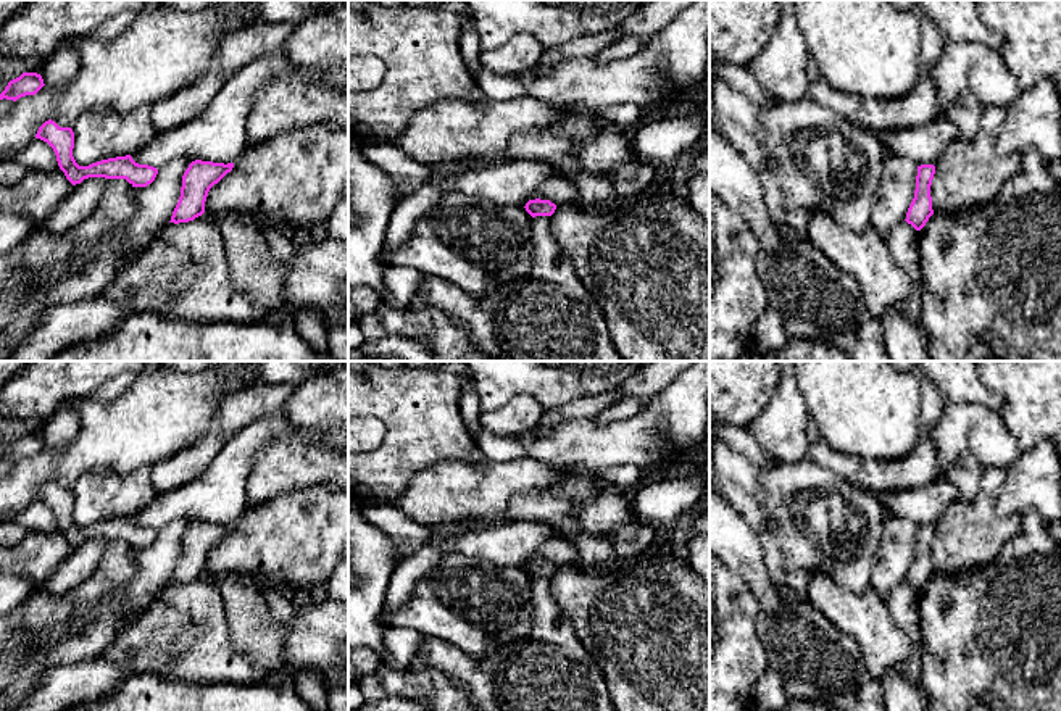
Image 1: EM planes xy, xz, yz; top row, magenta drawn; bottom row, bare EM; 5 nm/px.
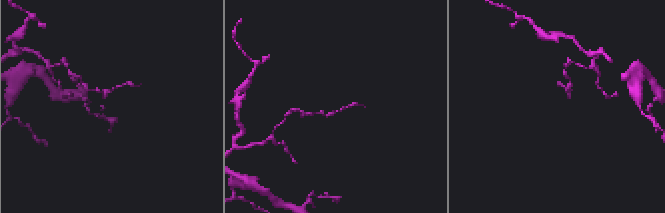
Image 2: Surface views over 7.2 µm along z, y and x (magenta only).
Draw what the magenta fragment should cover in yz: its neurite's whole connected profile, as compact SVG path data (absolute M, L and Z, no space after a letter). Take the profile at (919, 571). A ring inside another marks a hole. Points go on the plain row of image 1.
M934 526L917 527L914 559L906 574L906 584L921 592L934 576L930 547L935 535Z

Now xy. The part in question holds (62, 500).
M52 480L45 482L39 489L35 500L47 503L53 509L60 530L73 547L81 545L89 538L105 538L126 540L132 548L147 548L158 535L156 529L139 526L131 516L102 521L89 527L79 527L73 518L73 490L60 489Z

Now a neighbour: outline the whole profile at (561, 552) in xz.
M563 535L550 538L543 543L530 558L530 561L550 561L556 569L580 564L579 551L576 545Z

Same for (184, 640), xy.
M189 624L185 626L177 637L166 647L168 656L177 656L192 648L192 645L198 638L198 626Z

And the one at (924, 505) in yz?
M947 477L911 490L893 490L884 497L888 513L911 521L916 527L937 526L947 509L958 501L958 489Z

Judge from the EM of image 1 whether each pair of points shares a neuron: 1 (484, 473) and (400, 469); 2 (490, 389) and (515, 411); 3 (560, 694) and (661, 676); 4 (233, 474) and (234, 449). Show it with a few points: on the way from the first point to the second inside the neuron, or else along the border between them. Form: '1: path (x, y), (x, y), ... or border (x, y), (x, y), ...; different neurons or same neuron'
1: border (458, 461), (436, 460), (421, 469), (395, 498); different neurons
2: border (544, 405), (518, 394), (482, 413); different neurons
3: border (589, 652), (610, 694); different neurons
4: path (233, 468), (234, 455); same neuron

